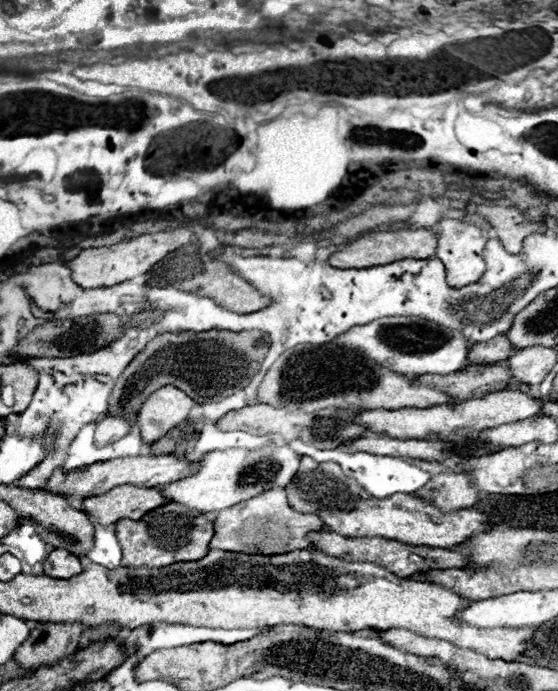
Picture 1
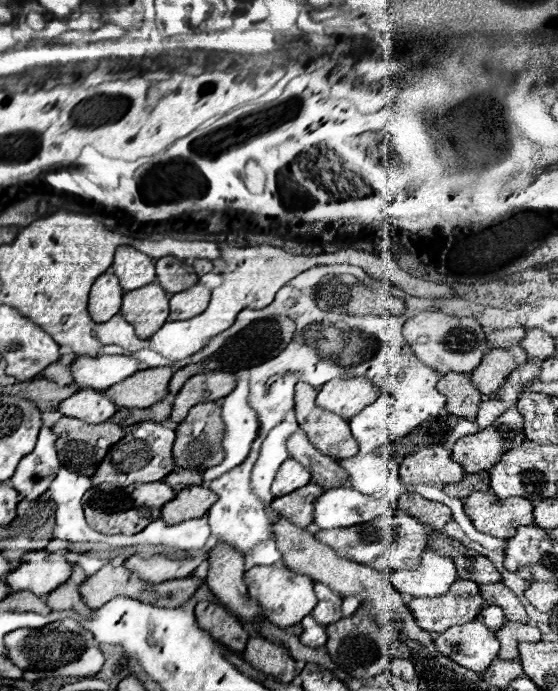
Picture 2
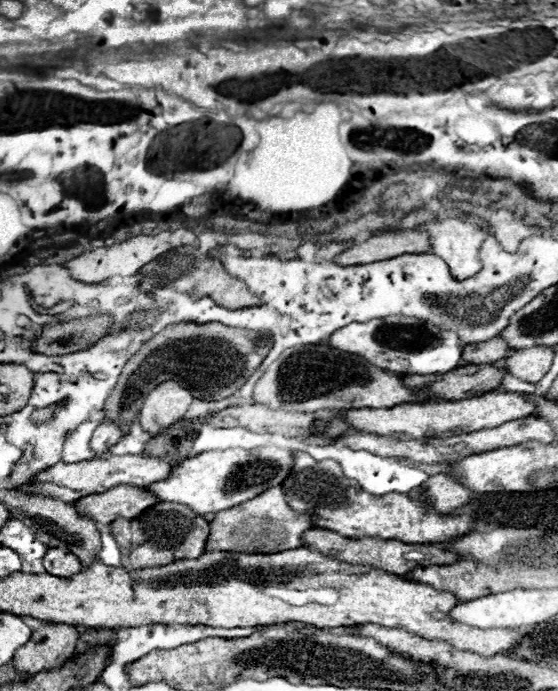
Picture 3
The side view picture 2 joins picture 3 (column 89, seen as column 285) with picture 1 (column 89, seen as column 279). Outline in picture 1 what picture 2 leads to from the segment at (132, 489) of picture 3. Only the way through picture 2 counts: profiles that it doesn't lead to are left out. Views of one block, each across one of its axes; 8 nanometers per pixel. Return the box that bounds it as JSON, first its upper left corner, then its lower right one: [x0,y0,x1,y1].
[84,486,172,524]

